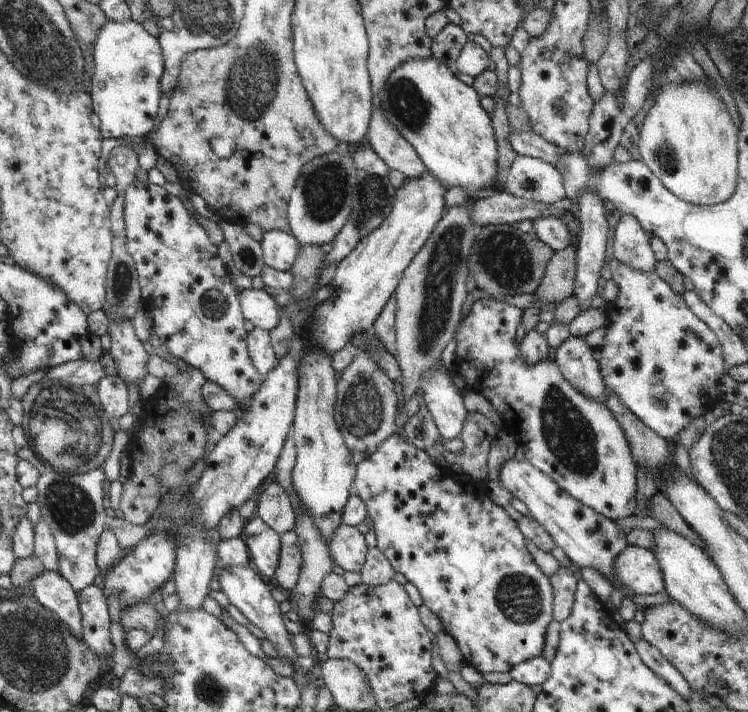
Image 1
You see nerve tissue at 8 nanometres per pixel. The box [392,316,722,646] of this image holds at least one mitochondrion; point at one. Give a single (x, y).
(568, 434)

